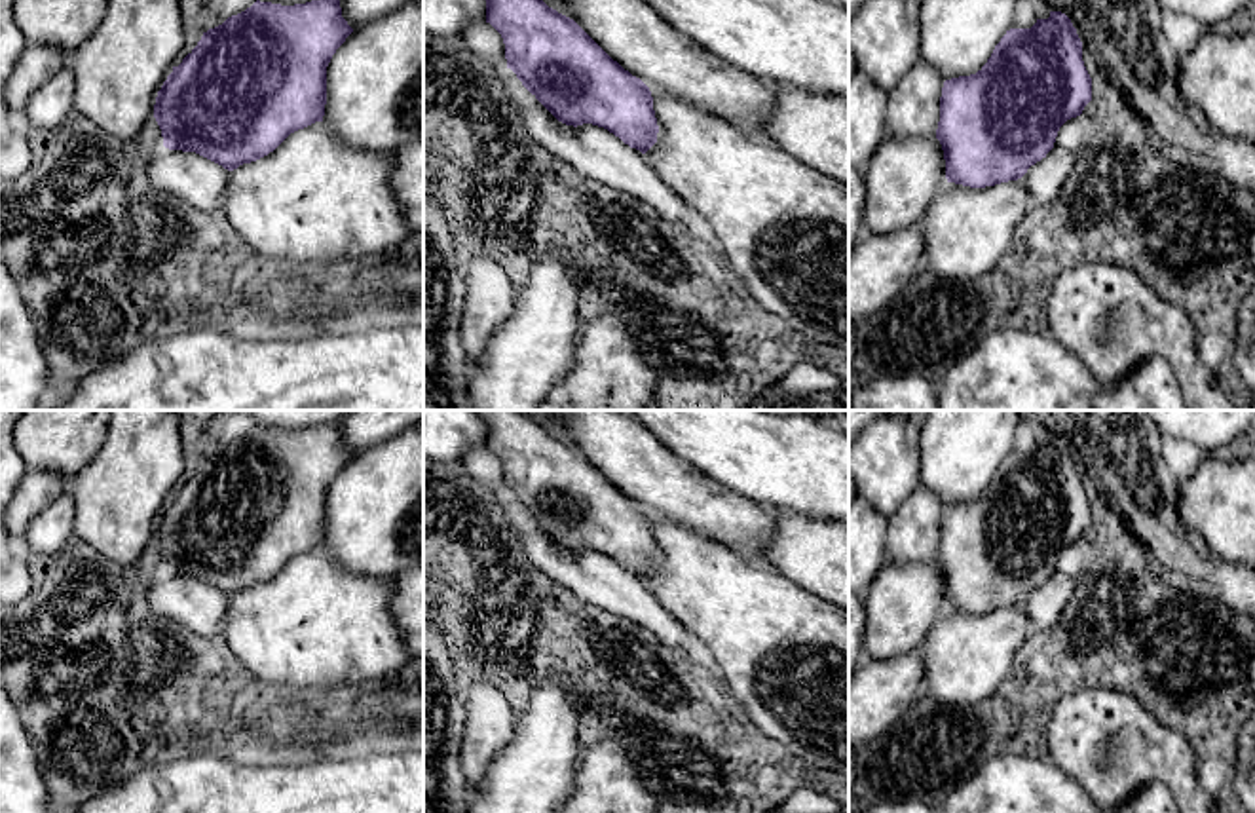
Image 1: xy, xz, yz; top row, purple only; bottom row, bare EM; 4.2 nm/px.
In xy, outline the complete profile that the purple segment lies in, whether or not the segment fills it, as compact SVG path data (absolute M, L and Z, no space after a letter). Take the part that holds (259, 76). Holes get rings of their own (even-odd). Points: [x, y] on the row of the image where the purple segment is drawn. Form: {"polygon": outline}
{"polygon": "M256 0L203 32L158 91L154 118L163 148L148 163L150 182L196 209L222 207L234 169L268 156L290 133L323 122L327 66L351 32L340 0L294 6Z"}

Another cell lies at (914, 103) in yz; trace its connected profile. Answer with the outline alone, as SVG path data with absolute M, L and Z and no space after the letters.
M919 61L889 91L885 125L890 137L936 137L946 78Z

